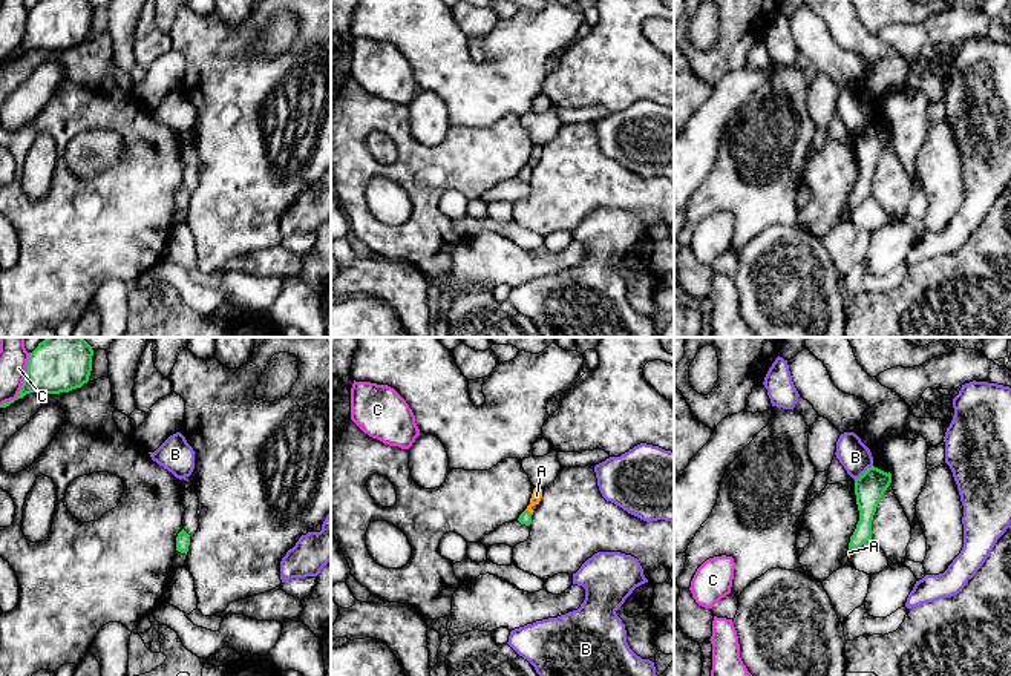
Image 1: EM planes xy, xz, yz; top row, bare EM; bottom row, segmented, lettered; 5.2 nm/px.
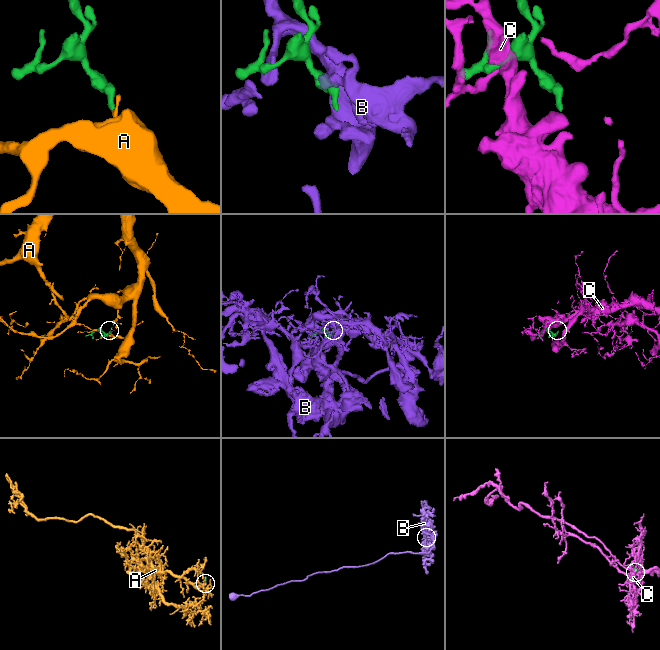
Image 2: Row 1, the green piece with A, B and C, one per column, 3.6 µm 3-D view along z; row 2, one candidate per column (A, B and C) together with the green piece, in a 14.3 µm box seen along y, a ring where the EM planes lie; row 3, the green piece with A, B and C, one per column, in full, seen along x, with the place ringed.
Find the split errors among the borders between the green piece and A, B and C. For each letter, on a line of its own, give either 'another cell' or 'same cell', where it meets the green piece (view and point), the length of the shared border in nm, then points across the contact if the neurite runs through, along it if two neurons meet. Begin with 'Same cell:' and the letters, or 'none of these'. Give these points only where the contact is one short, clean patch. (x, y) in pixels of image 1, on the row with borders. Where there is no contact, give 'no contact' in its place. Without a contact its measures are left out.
Same cell: A
A: same cell; meets green in xz at (527, 511); contact 50 nm long; runs through xz (526, 517), (527, 511), (536, 495)
B: another cell; meets green in yz at (864, 472); contact 130 nm long; border along yz (872, 465), (855, 480)
C: another cell; meets green in xy at (23, 383); contact 320 nm long

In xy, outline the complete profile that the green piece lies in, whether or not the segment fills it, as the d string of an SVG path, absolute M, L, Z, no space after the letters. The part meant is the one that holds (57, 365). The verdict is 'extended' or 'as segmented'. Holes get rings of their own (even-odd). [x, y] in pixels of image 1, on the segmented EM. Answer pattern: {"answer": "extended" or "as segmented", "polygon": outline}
{"answer": "as segmented", "polygon": "M46 337L29 353L26 377L15 400L31 392L60 394L81 388L92 371L92 346L83 337Z"}

